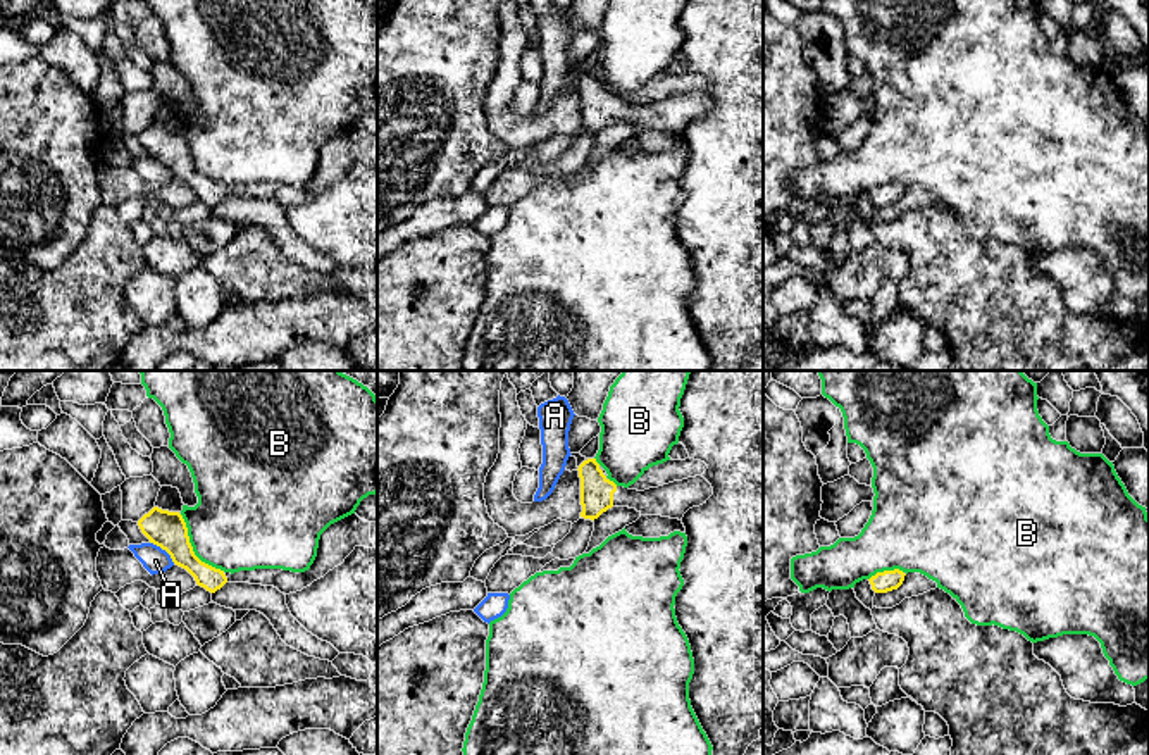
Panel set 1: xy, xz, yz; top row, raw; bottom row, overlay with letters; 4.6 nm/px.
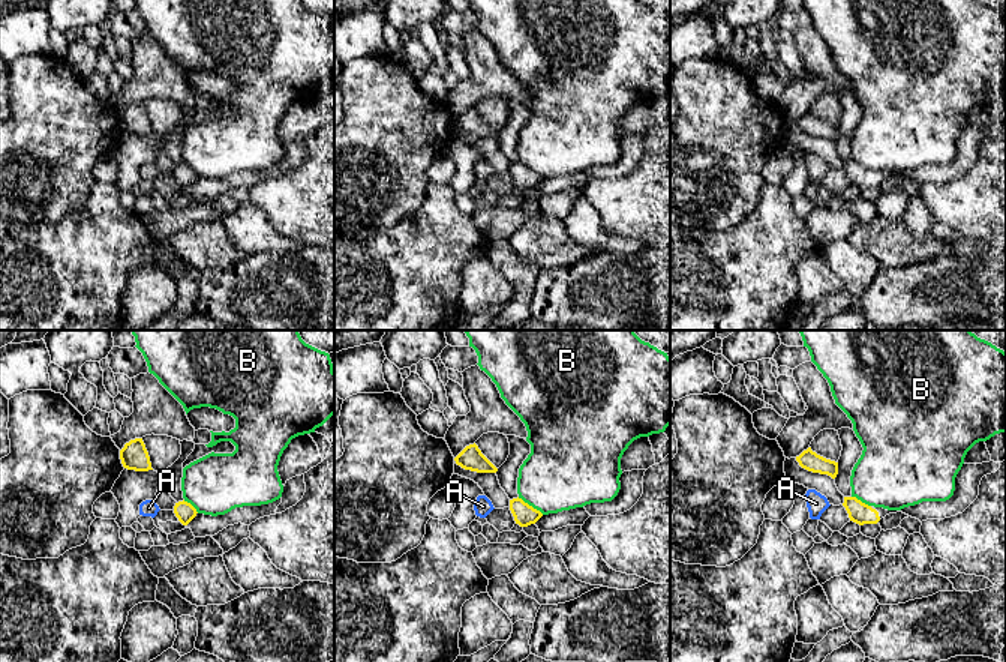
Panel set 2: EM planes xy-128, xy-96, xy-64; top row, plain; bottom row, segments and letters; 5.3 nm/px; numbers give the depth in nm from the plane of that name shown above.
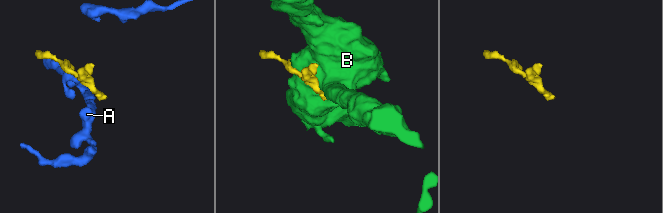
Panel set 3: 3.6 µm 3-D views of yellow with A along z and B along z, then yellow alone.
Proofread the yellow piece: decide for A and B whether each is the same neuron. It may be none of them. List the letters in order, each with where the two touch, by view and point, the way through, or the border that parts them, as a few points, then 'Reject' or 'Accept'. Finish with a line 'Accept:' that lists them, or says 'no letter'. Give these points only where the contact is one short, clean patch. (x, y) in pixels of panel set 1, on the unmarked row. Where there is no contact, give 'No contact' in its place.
A: Touches yellow at xy (164, 162). Reject
B: Touches yellow at xy (192, 162). Reject
Accept: no letter

